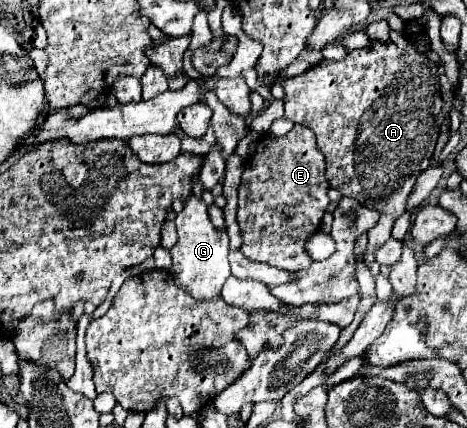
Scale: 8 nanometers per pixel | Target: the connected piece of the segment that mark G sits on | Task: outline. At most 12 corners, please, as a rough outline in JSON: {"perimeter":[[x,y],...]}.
{"perimeter":[[203,199],[183,201],[171,249],[175,283],[215,301],[227,281],[229,237]]}

